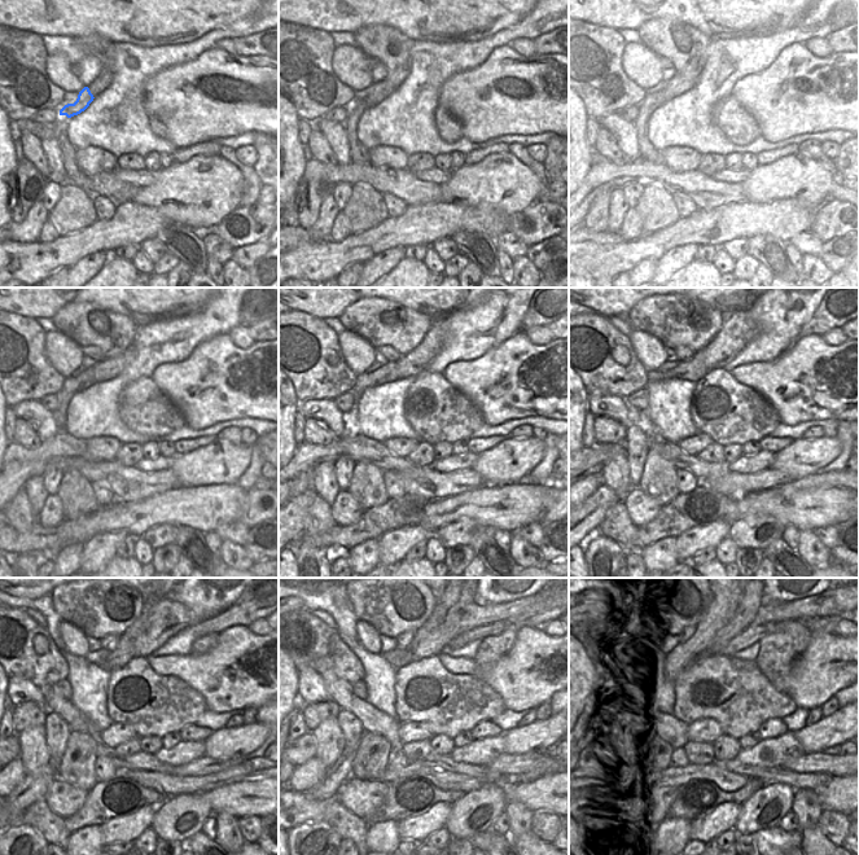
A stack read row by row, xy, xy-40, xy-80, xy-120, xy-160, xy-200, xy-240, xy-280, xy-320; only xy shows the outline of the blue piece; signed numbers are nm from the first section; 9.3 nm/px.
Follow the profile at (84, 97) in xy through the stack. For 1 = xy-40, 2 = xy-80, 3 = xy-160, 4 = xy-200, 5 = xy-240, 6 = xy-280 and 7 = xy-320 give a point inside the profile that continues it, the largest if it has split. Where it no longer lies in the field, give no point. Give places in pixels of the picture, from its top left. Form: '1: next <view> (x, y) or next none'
1: next xy-40 (381, 91)
2: next xy-80 (679, 84)
3: next xy-160 (410, 365)
4: next xy-200 (735, 334)
5: next xy-240 (153, 628)
6: next xy-280 (442, 627)
7: next xy-320 (827, 604)

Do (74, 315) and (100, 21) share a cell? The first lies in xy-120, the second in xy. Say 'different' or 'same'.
different

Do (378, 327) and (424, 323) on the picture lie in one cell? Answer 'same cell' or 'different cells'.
same cell

